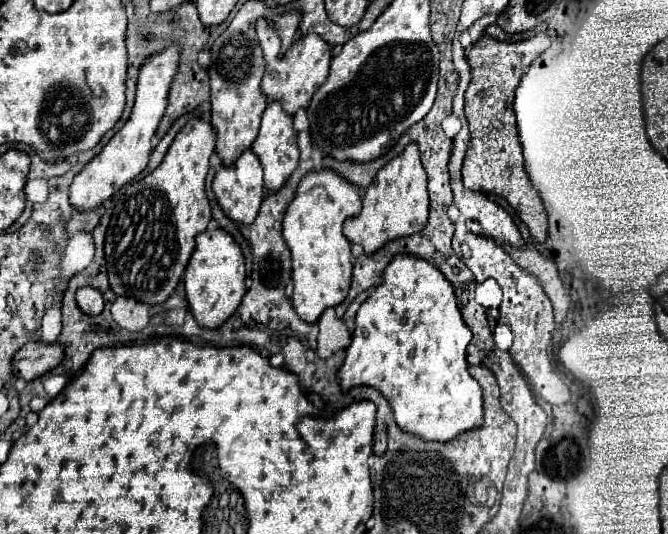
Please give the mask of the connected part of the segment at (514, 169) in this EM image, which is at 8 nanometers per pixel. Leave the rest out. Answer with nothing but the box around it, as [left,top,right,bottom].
[462,33,550,243]

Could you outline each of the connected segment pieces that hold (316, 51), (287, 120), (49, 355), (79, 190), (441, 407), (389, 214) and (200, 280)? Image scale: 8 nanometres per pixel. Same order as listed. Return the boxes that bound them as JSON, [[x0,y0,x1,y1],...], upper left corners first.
[[260,35,332,115],[252,105,298,193],[14,343,64,381],[70,45,178,213],[338,257,484,443],[344,143,430,255],[184,229,246,329]]

